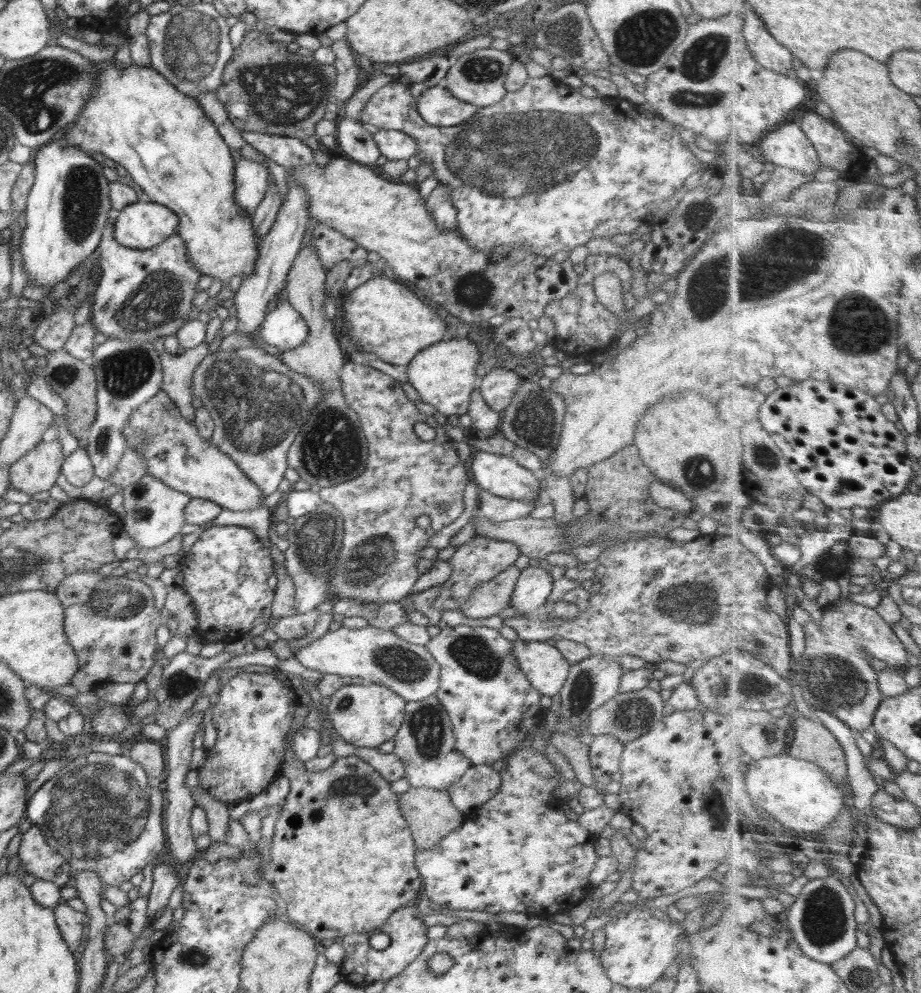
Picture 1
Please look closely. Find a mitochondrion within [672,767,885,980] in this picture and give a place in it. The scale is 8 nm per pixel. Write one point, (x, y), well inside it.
(824, 917)

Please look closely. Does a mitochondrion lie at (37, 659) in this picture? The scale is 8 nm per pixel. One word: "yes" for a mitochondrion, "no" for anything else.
no

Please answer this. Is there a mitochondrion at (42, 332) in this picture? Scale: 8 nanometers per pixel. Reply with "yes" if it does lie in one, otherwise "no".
no

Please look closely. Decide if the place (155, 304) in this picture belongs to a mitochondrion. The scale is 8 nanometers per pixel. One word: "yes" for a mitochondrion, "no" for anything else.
yes

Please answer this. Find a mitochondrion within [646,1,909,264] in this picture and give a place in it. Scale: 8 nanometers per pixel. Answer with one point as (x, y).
(699, 63)

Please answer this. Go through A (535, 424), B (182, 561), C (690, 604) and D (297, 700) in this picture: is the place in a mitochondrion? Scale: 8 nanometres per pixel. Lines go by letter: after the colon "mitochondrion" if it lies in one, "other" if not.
A: mitochondrion
B: other
C: mitochondrion
D: other

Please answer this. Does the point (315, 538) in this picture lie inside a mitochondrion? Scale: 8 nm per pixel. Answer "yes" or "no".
yes

